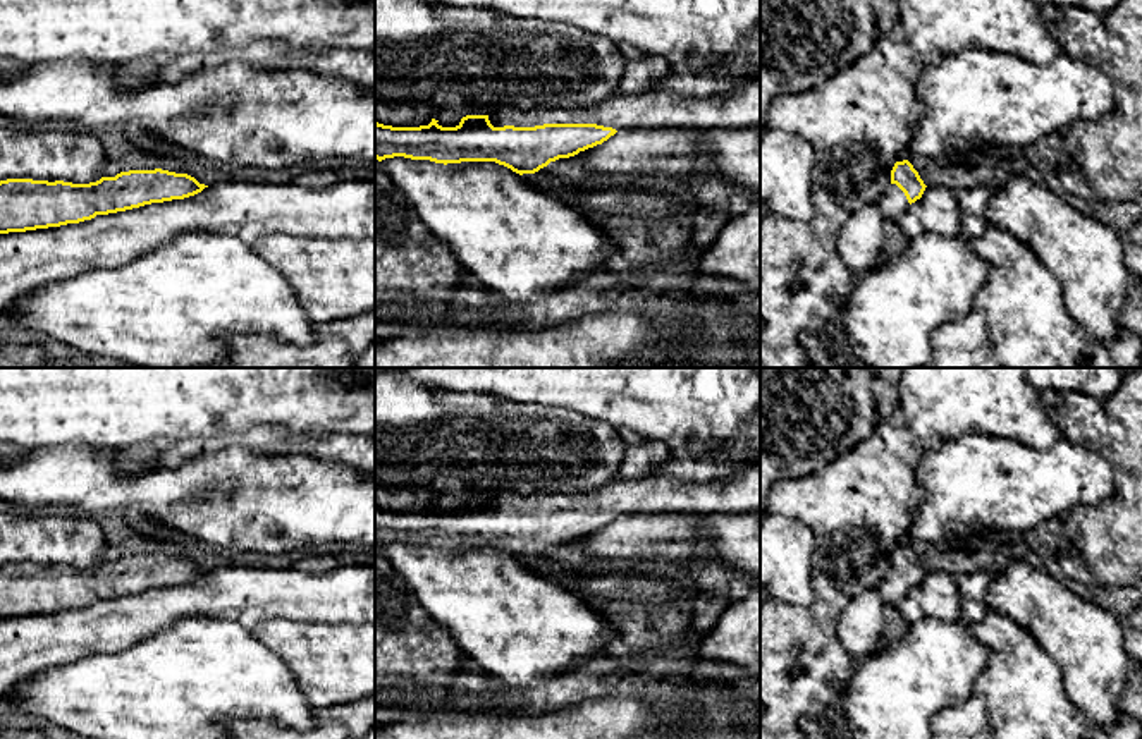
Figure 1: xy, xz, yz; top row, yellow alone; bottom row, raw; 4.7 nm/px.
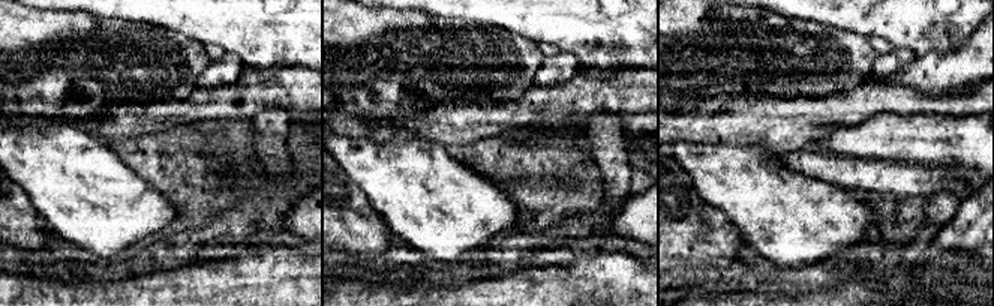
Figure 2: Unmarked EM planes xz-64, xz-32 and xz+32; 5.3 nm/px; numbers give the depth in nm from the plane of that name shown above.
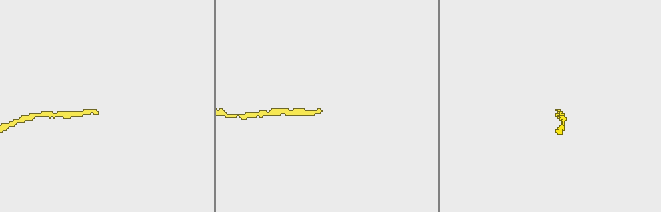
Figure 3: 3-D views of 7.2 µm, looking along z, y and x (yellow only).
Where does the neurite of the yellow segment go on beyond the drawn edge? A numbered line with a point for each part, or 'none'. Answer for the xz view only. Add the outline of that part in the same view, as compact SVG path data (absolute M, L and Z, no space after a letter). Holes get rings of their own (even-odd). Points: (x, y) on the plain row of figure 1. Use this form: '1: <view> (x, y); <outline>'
1: xz (738, 492); M760 466L736 469L707 483L685 483L666 474L640 479L616 476L586 495L504 493L488 500L494 512L597 509L623 514L746 514L760 512Z

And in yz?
1: yz (893, 586); M891 569L881 579L877 589L884 598L886 605L896 605L908 593L910 588L899 572L896 569Z

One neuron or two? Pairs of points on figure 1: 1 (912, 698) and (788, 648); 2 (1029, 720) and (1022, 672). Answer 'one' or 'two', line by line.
1: two
2: one

